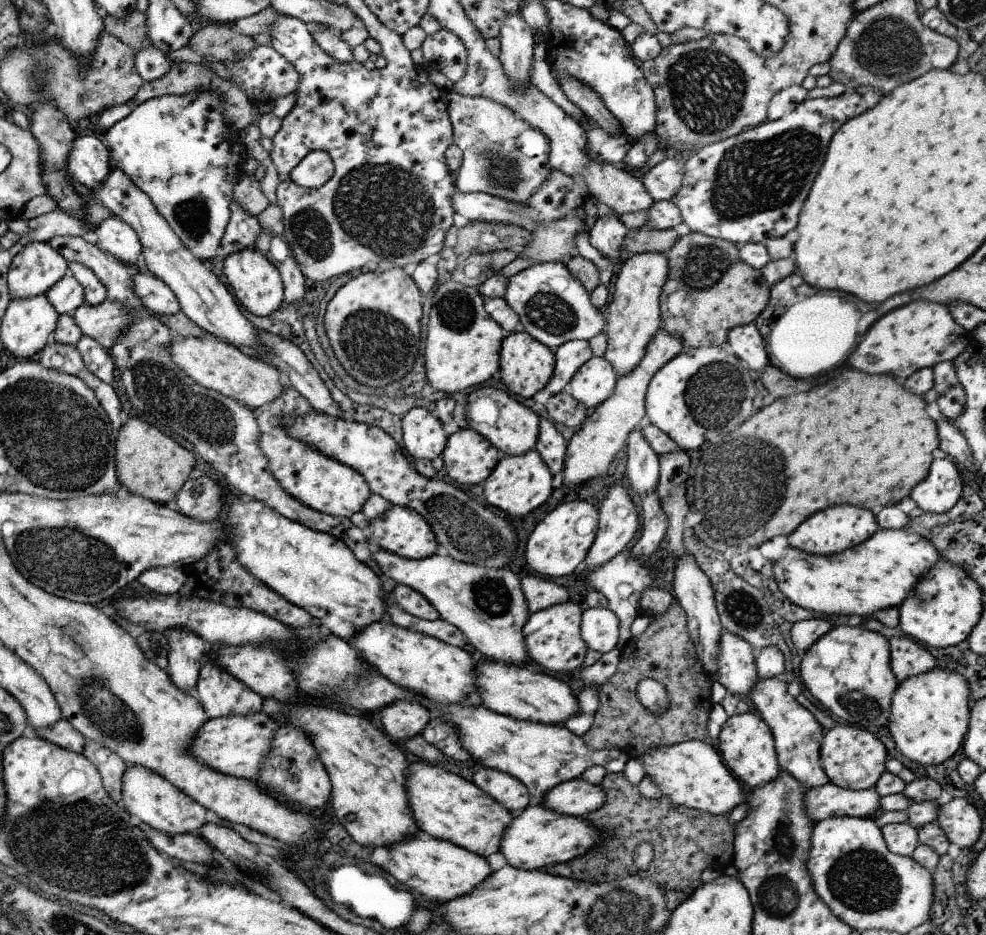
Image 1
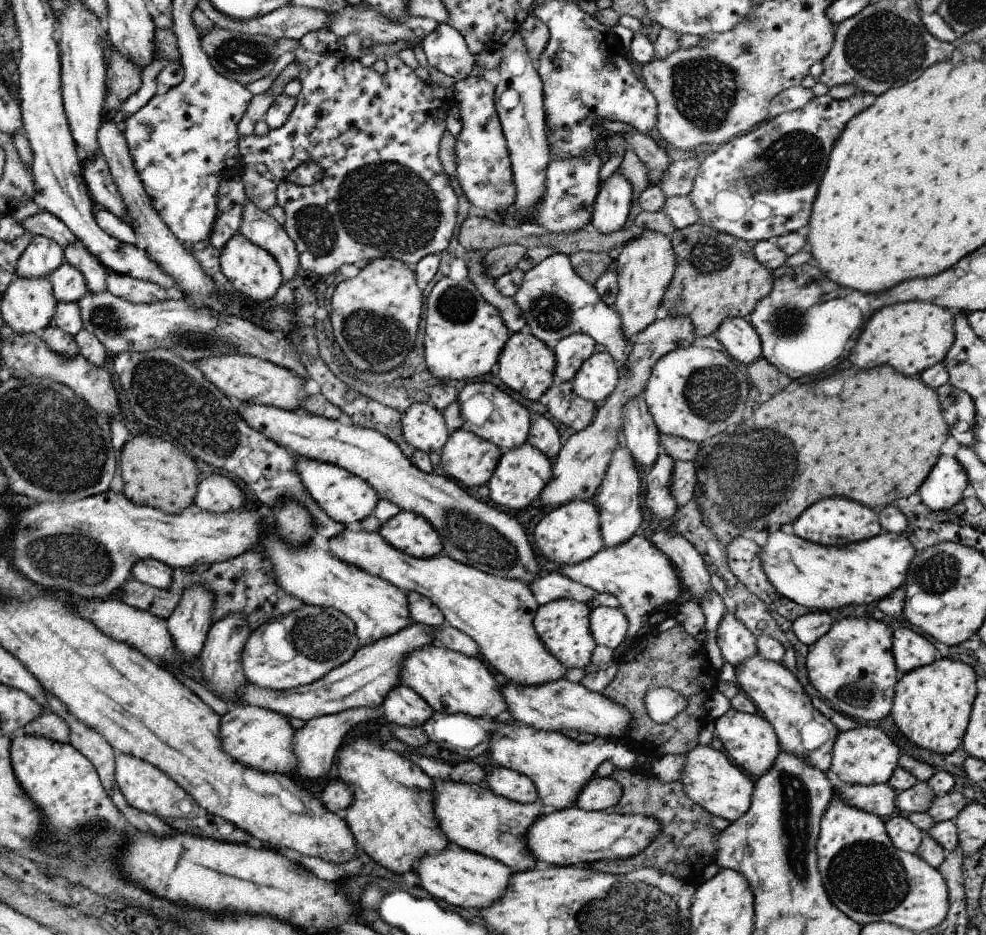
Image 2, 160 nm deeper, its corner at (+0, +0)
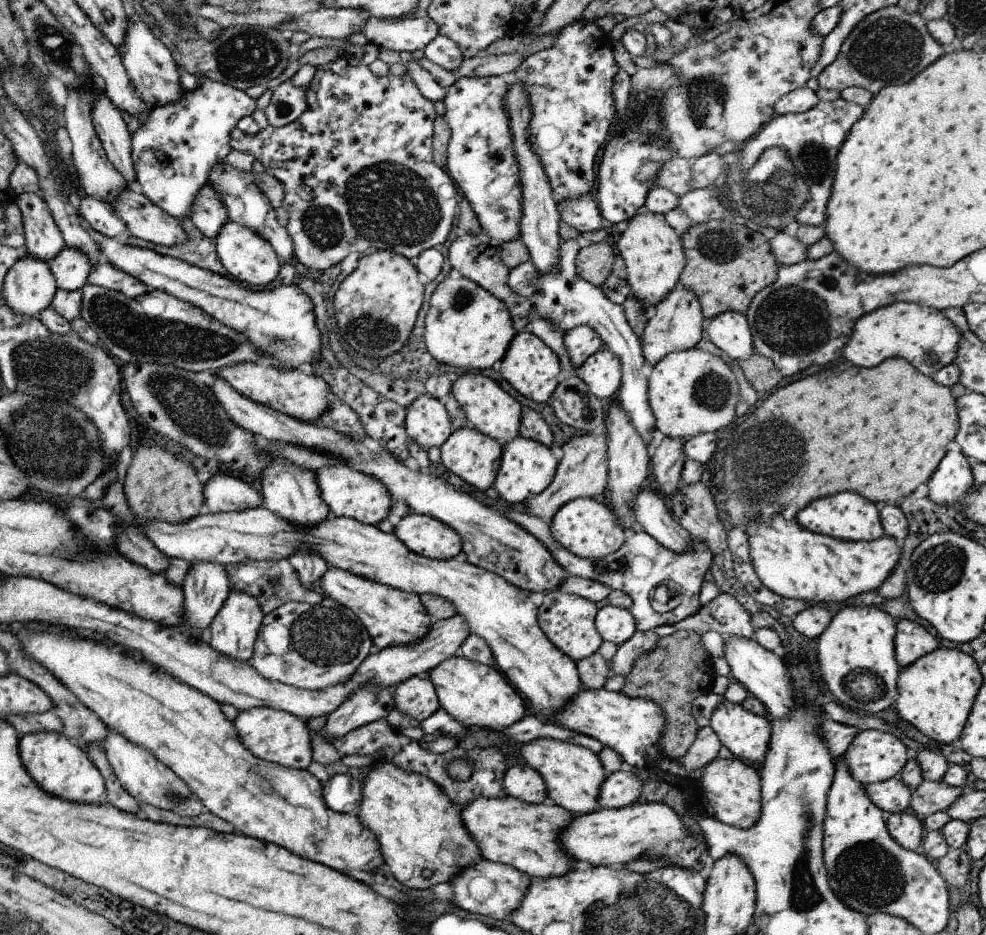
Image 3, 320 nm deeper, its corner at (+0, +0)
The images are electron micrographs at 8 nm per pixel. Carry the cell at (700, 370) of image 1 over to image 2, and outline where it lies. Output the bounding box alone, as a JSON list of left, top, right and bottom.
[642,345,749,443]

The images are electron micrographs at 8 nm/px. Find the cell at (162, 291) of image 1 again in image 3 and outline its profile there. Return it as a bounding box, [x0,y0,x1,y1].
[87,259,150,298]

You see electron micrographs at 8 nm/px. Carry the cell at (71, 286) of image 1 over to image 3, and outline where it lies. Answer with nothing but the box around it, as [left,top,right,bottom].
[50,248,92,292]

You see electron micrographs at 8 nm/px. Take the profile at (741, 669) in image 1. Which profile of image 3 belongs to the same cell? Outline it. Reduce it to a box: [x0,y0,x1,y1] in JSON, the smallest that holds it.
[674,592,755,639]

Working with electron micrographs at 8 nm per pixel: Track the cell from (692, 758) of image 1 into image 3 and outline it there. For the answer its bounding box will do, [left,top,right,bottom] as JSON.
[698,758,760,828]

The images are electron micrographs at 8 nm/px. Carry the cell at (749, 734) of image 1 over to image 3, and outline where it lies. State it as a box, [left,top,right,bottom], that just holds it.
[710,699,772,763]

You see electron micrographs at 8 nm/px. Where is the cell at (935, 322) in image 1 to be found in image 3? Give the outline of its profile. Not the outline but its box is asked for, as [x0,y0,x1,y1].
[844,301,960,377]

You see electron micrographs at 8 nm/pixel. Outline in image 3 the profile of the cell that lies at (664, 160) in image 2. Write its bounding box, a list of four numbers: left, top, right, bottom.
[656,157,693,197]

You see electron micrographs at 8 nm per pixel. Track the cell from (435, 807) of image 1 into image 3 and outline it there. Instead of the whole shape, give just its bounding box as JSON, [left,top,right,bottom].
[459,795,574,880]

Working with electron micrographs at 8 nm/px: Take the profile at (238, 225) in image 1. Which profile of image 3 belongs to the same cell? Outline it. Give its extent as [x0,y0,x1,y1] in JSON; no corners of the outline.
[188,185,230,240]

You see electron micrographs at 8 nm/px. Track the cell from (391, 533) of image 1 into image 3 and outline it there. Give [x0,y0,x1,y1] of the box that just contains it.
[394,513,462,560]

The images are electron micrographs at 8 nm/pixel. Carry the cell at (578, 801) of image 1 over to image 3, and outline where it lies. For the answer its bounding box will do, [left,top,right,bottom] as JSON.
[598,769,642,809]

